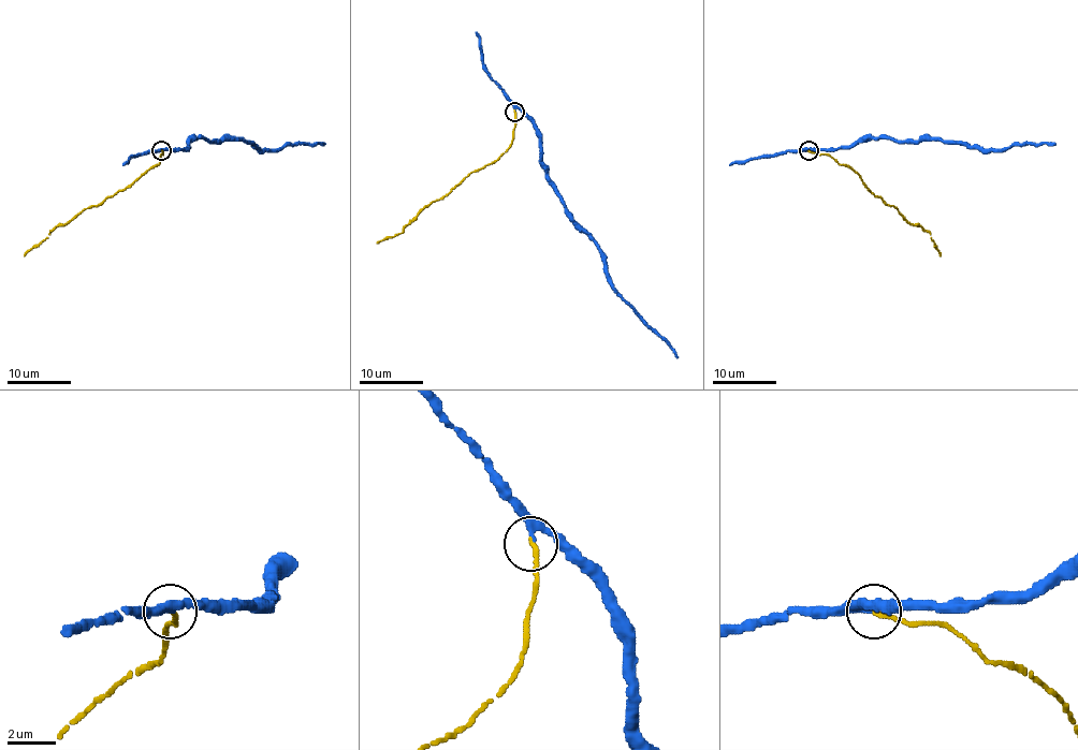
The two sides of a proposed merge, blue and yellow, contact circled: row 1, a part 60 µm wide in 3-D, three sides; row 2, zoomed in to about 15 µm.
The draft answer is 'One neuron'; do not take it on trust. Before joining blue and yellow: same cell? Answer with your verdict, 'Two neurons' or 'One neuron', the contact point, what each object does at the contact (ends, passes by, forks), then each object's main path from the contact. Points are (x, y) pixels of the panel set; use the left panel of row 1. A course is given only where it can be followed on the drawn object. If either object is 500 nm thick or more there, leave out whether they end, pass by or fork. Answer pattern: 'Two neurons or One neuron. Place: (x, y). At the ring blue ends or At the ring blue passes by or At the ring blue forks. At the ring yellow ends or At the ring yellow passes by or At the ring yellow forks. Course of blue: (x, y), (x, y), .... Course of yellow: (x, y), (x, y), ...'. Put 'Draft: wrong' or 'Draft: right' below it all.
One neuron. Place: (161, 150). At the ring blue passes by. At the ring yellow ends. Course of blue: (162, 151), (184, 149), (193, 138), (245, 140), (259, 149), (279, 149), (299, 143), (324, 145). Course of yellow: (161, 151), (161, 161), (113, 196), (87, 207), (67, 223), (57, 225), (25, 255)
Draft: right

